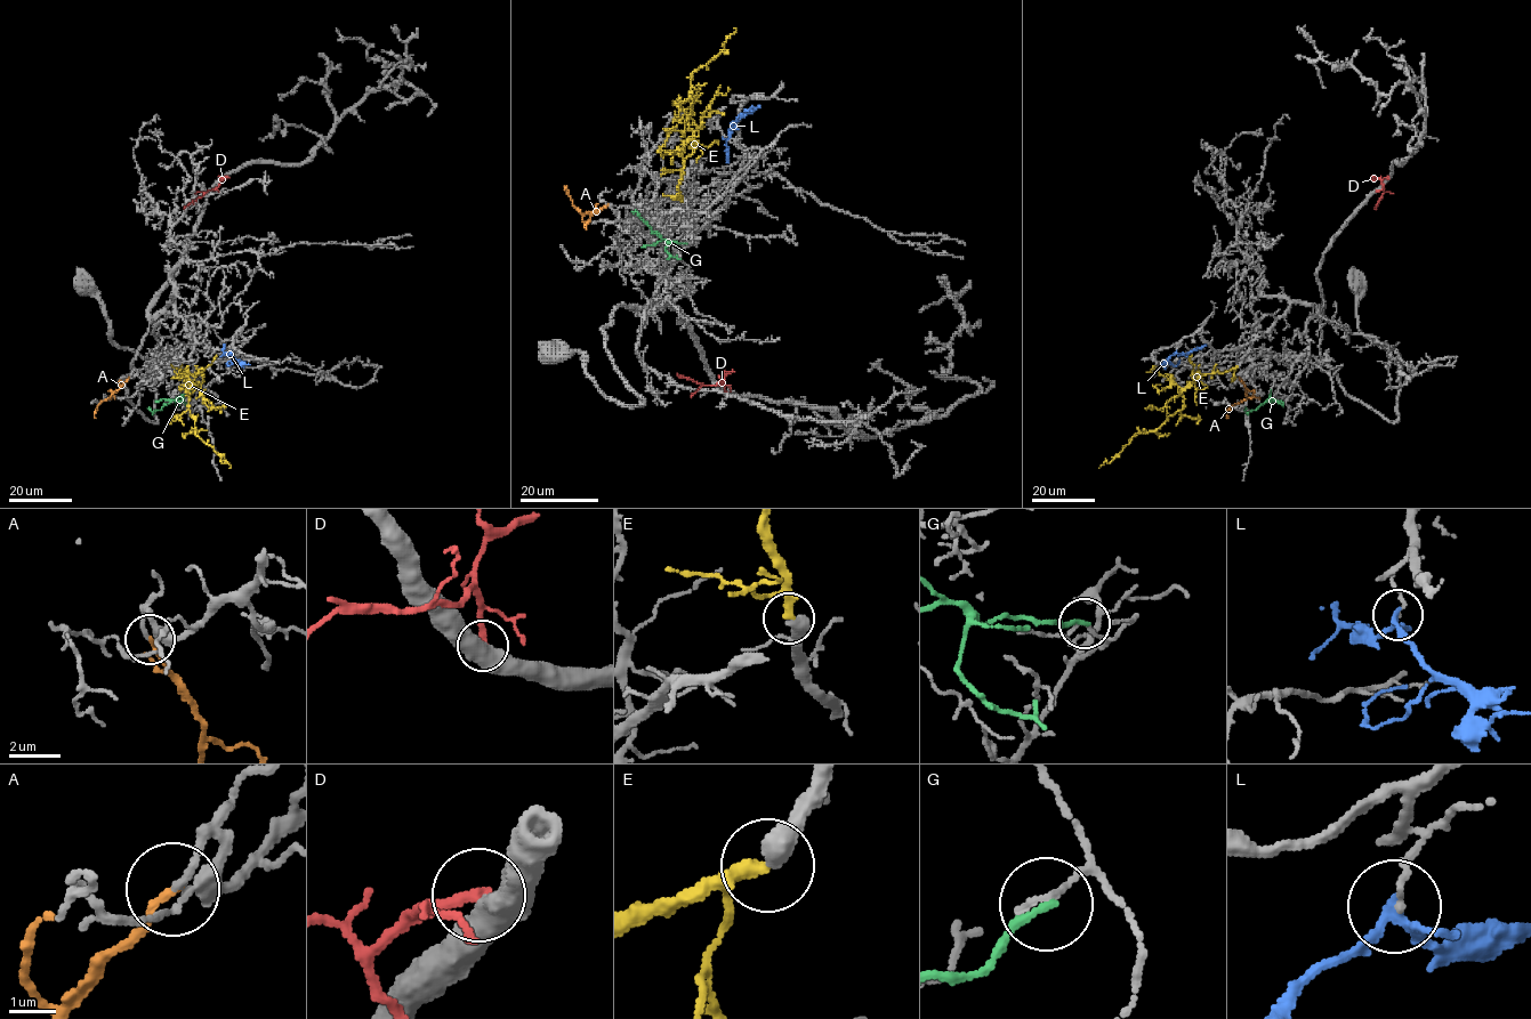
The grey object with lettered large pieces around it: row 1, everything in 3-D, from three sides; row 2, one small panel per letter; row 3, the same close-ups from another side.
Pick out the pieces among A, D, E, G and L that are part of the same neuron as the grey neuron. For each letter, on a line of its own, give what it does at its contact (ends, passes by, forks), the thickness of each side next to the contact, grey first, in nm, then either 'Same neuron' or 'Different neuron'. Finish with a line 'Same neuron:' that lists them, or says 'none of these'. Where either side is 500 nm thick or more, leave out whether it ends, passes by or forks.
A: It ends there. Thickness 140 nm (grey) against 150 nm. Same neuron
D: Thickness 550 nm (grey) against 280 nm. Different neuron
E: It ends there. Thickness 460 nm (grey) against 320 nm. Same neuron
G: It ends there. Thickness 150 nm (grey) against 190 nm. Different neuron
L: It forks there. Thickness 130 nm (grey) against 170 nm. Different neuron
Same neuron: A, E

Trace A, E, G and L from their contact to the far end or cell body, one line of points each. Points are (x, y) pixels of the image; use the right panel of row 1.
A: (1239, 378), (1246, 387), (1247, 398), (1232, 405), (1226, 418)
E: (1238, 368), (1202, 374), (1182, 389), (1183, 407), (1155, 430), (1137, 433), (1112, 461), (1105, 461), (1098, 468)
G: (1270, 389), (1270, 397), (1255, 410), (1247, 412), (1246, 407)
L: (1176, 352), (1184, 354), (1206, 345)

